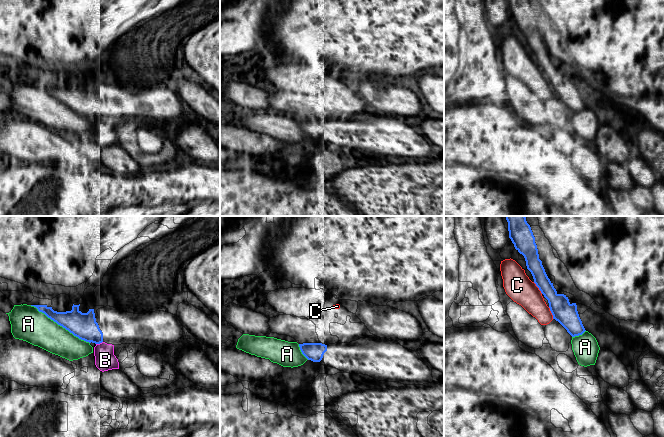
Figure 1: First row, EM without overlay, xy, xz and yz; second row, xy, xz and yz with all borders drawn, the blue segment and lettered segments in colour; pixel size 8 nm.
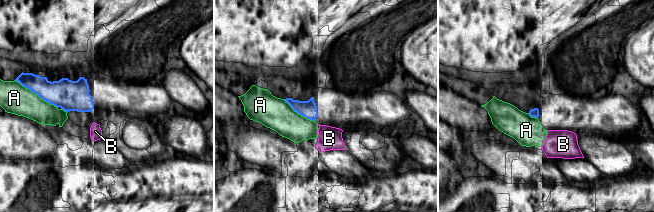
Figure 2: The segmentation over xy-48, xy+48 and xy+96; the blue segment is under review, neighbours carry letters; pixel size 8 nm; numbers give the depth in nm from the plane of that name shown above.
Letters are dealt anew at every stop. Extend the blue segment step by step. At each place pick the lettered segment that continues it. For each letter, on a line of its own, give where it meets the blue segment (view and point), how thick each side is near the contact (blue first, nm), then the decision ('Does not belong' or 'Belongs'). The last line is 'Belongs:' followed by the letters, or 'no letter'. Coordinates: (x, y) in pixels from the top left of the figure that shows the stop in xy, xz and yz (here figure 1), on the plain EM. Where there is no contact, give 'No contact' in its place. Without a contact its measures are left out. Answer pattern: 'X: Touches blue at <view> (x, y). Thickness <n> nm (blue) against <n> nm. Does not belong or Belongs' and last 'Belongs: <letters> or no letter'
A: Touches blue at xy (60, 101). Thickness 200 nm (blue) against 260 nm. Does not belong
B: Touches blue at xy (99, 119). Thickness 200 nm (blue) against 170 nm. Does not belong
C: Touches blue at yz (538, 63). Thickness 170 nm (blue) against 220 nm. Does not belong
Belongs: no letter

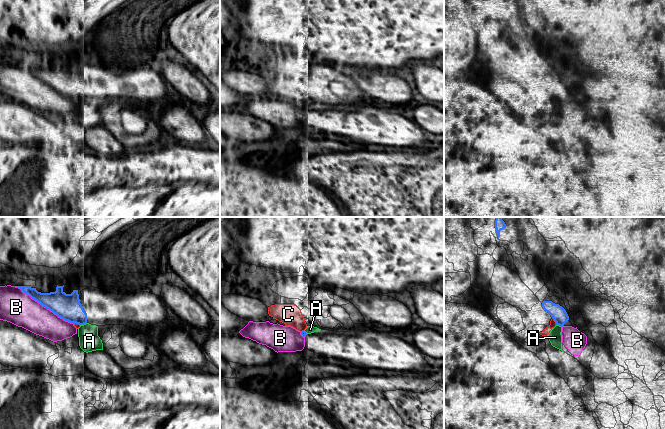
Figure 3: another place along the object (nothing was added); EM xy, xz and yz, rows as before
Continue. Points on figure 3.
A: Touches blue at xy (83, 100). Thickness 200 nm (blue) against 170 nm. Does not belong
B: Touches blue at xy (44, 82). Thickness 200 nm (blue) against 260 nm. Does not belong
C: Touches blue at yz (554, 96). Thickness 120 nm (blue) against 50 nm. Does not belong
Belongs: no letter

